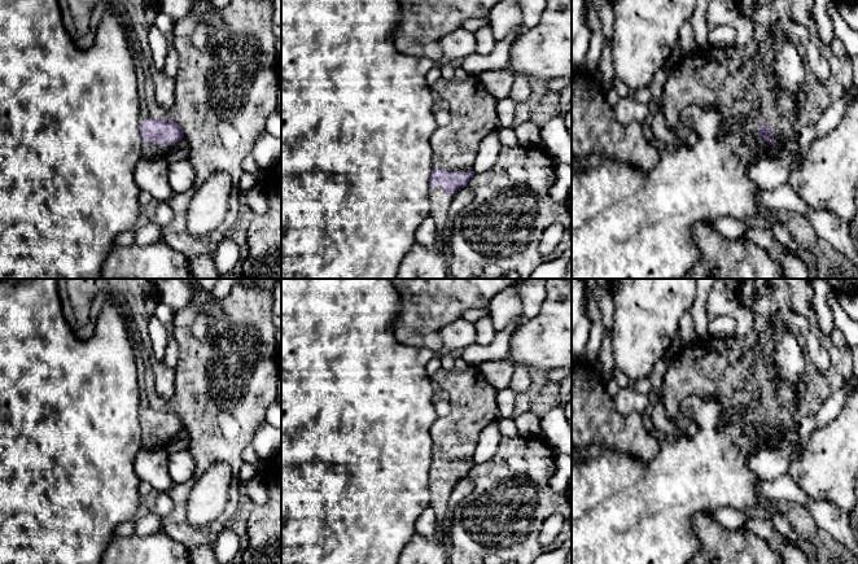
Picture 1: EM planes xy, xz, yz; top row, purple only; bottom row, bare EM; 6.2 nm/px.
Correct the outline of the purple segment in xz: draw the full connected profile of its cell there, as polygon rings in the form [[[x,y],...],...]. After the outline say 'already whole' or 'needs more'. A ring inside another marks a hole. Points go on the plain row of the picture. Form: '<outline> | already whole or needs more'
[[[478,366],[465,371],[439,368],[430,379],[448,394],[451,410],[429,428],[433,462],[429,469],[430,504],[437,523],[448,517],[451,485],[473,468],[473,454],[483,429],[498,419],[496,393]]] | needs more

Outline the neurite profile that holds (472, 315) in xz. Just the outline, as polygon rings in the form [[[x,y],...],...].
[[[489,307],[467,310],[461,318],[470,323],[476,323],[485,316],[491,316]]]

